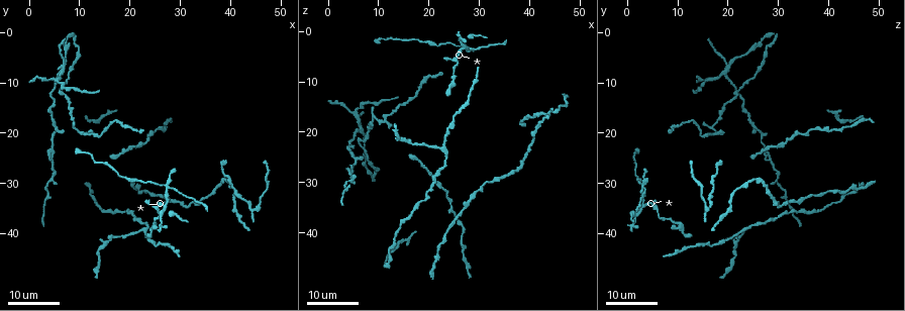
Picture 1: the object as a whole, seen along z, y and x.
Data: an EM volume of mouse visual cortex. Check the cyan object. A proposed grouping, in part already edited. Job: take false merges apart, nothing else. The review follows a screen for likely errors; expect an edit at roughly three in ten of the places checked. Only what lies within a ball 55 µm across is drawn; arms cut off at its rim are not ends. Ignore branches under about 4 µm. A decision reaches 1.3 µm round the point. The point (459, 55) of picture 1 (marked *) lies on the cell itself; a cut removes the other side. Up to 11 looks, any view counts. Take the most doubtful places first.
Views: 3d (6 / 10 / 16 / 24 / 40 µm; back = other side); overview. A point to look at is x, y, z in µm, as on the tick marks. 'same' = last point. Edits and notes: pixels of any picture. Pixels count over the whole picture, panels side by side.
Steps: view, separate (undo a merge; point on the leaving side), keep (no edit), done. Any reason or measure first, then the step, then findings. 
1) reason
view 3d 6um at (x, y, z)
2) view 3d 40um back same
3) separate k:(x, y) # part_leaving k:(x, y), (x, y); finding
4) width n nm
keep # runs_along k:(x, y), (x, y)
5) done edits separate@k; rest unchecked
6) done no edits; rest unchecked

looks like a crossing
view 3d 24um at (27.5, 30.5, 2.5)

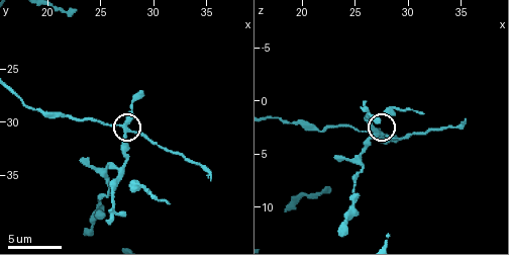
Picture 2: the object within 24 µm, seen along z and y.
view 3d 6um same

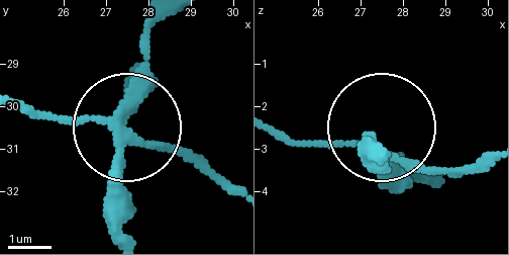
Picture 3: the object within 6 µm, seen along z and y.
width 220 nm
separate 3:(179, 156) # part_leaving 3:(113, 133), (19, 111); two cells meet here

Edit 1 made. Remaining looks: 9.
view overview

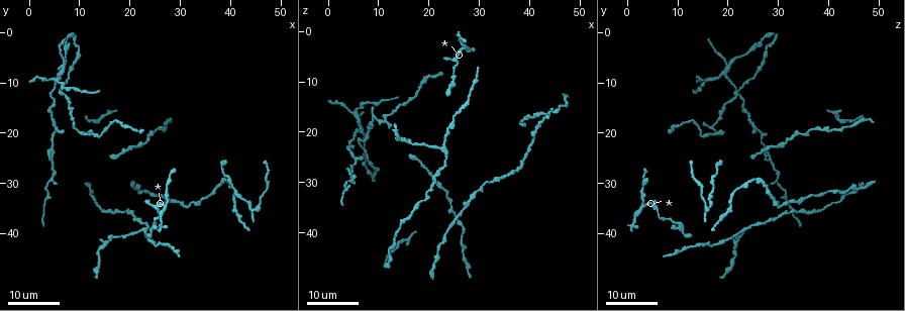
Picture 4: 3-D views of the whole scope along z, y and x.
thin arm on a thick one
view 3d 24um at (5.0, 9.0, 16.5)

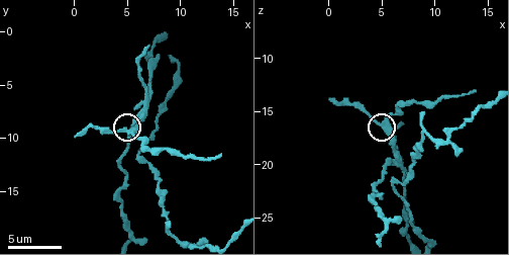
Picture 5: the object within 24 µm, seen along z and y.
view 3d 6um at (4.8, 9.4, 16.2)

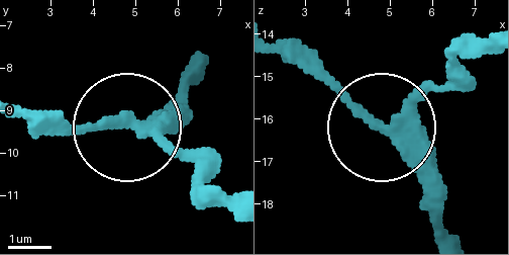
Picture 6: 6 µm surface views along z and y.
width 250 nm
keep # runs_along 6:(450, 233), (411, 157), (295, 40); all the same cell

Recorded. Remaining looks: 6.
three-way junction
view 3d 24um at (7.0, 7.0, 20.0)

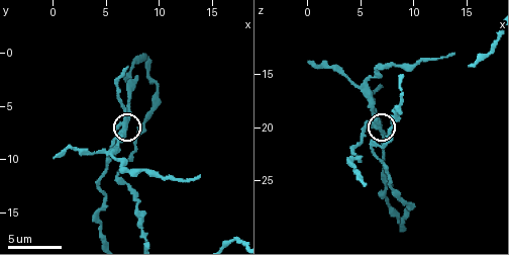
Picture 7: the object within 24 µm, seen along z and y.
view 3d 10um same

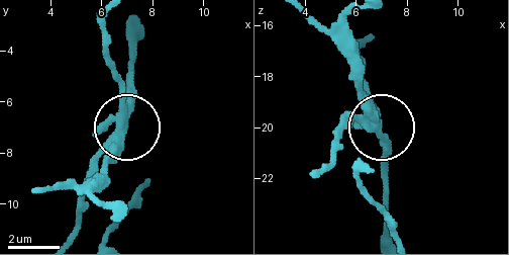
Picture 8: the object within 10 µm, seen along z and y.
side_arm 7 um; arms 3
separate 8:(94, 159) # two cells meet here

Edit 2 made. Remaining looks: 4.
arms part here
view 3d 24um at (28.0, 33.5, 34.5)

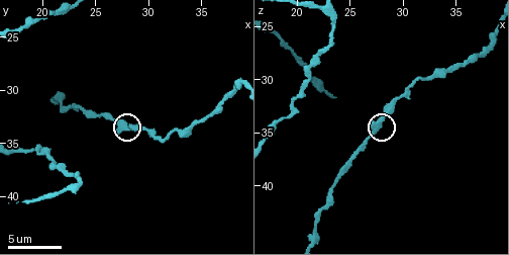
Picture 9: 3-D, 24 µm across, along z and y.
view 3d 6um at (28.0, 33.6, 34.2)

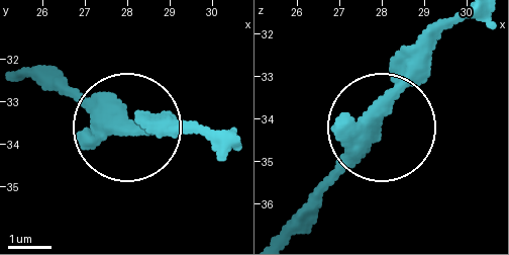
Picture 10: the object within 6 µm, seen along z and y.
side_arm 18 um; arms 3
keep # all the same cell

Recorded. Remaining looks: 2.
done edits separate@3, separate@8; rest unchecked

